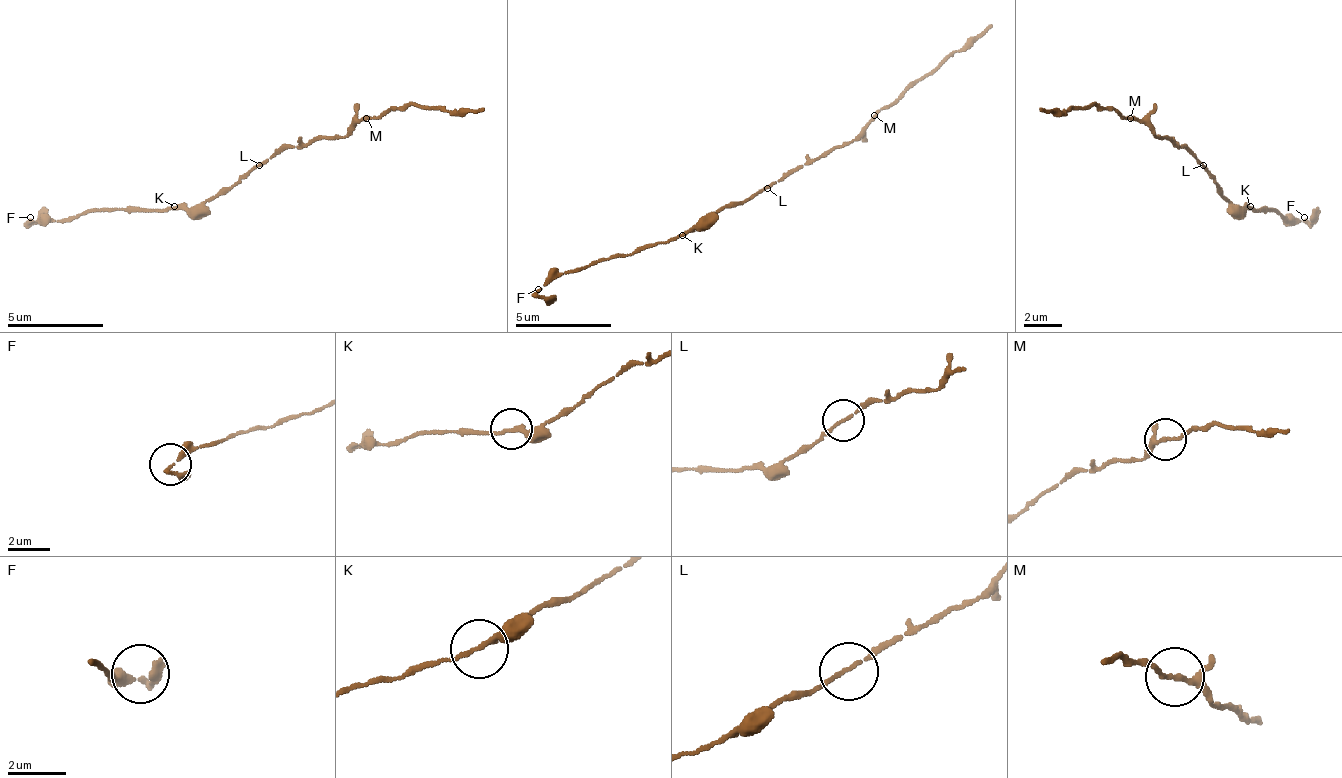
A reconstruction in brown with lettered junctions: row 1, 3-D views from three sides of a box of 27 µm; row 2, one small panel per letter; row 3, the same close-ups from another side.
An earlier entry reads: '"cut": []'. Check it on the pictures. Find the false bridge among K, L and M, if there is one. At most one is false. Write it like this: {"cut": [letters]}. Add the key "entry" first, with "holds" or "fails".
{"entry": "holds", "cut": []}

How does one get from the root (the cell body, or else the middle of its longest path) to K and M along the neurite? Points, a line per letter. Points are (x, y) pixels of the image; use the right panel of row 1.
K: (1199, 165), (1237, 208), (1251, 208)
M: (1199, 165), (1170, 136), (1160, 136), (1146, 121), (1136, 121), (1132, 117)

